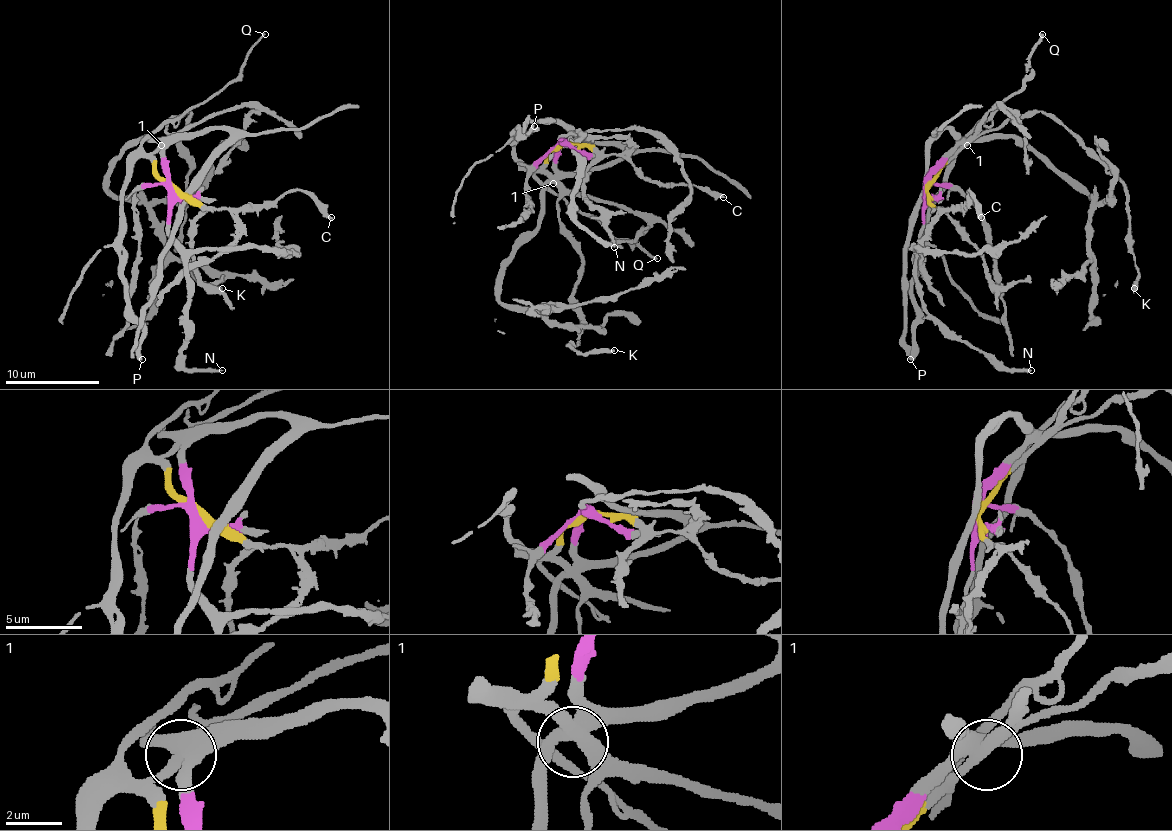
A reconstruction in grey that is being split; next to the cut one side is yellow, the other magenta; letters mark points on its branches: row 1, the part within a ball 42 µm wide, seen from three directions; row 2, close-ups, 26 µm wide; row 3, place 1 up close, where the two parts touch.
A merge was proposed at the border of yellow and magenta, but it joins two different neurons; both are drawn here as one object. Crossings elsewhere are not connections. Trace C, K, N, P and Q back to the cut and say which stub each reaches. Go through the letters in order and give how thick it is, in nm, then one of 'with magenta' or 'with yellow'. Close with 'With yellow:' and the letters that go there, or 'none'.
C: 320 nm | with yellow
K: 300 nm | with yellow
N: 240 nm | with magenta
P: 360 nm | with yellow
Q: 200 nm | with yellow
With yellow: C, K, P, Q

